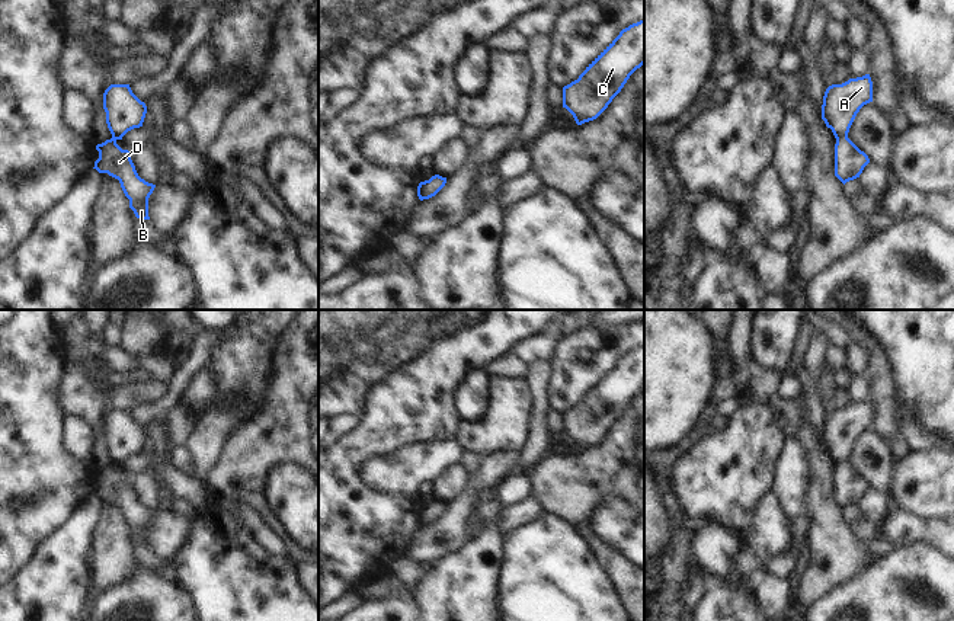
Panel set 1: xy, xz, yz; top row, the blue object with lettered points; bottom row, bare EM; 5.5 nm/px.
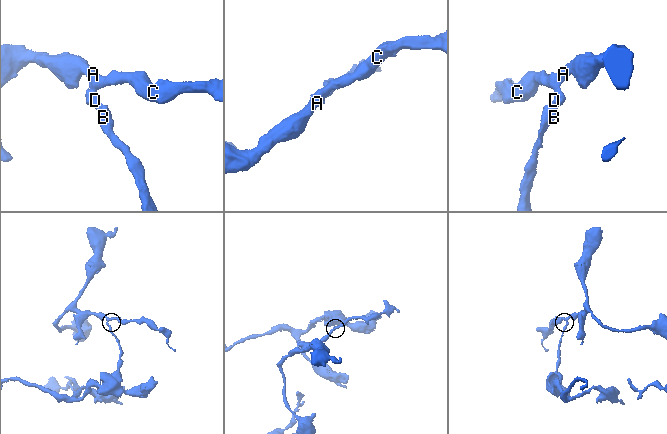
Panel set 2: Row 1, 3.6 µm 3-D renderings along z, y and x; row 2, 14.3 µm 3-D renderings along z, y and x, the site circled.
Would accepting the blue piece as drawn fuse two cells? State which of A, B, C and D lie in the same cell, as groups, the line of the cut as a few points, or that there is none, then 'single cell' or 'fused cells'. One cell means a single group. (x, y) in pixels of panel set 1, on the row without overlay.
A C / B D | yz (847, 461), (836, 464) | fused cells

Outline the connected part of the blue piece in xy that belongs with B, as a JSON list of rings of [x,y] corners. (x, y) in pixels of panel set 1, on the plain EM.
[[[115,464],[106,465],[96,471],[99,484],[95,493],[99,499],[108,499],[119,506],[125,522],[129,525],[129,534],[140,545],[150,545],[148,542],[148,524],[156,510],[141,505],[131,486],[131,478],[122,476]]]

